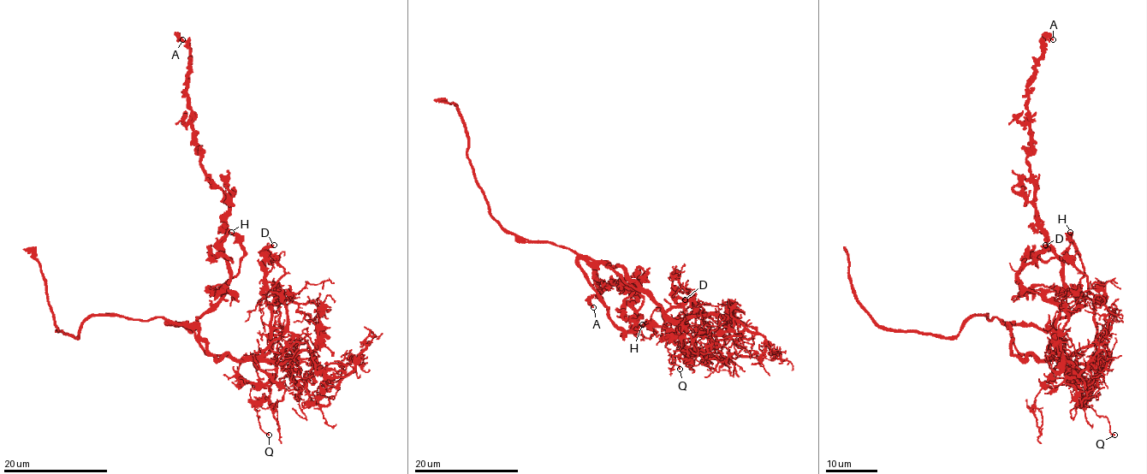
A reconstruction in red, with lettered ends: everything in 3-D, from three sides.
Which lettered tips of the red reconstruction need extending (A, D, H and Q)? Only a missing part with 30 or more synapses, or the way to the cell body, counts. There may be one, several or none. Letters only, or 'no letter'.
no letter

